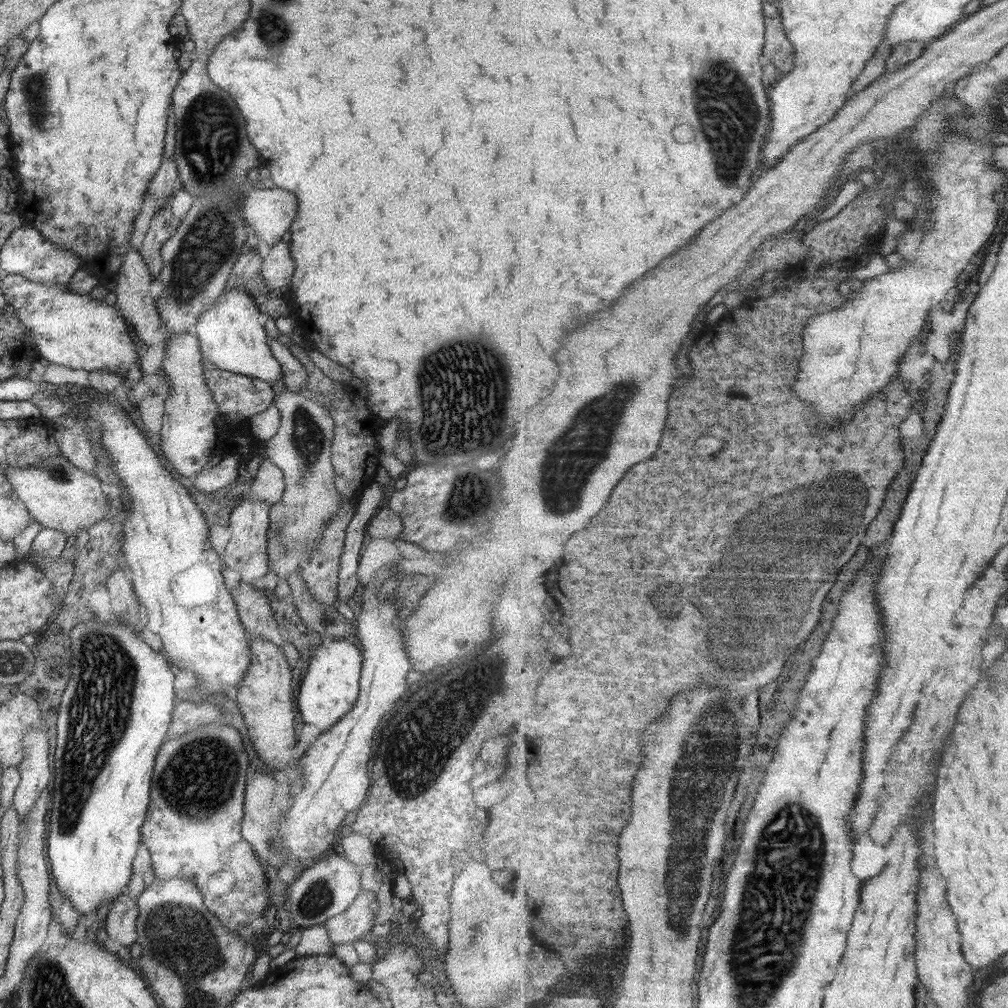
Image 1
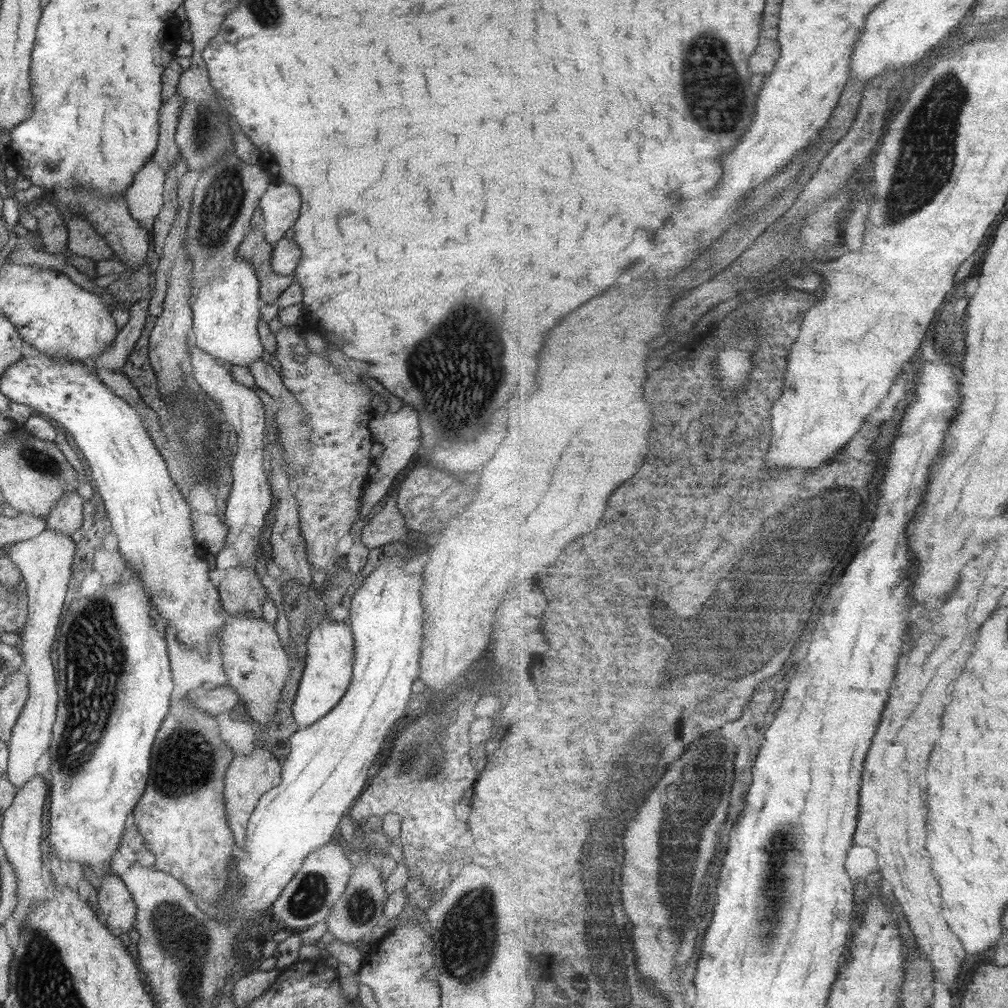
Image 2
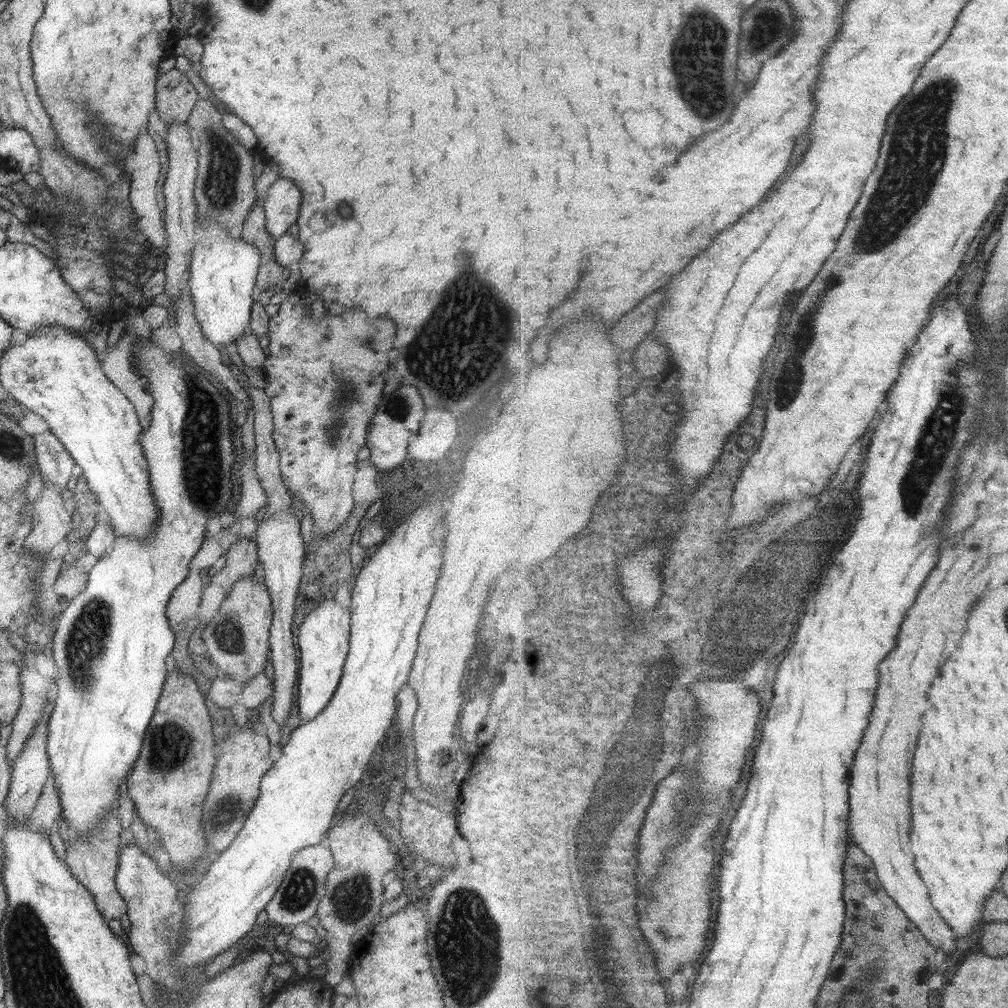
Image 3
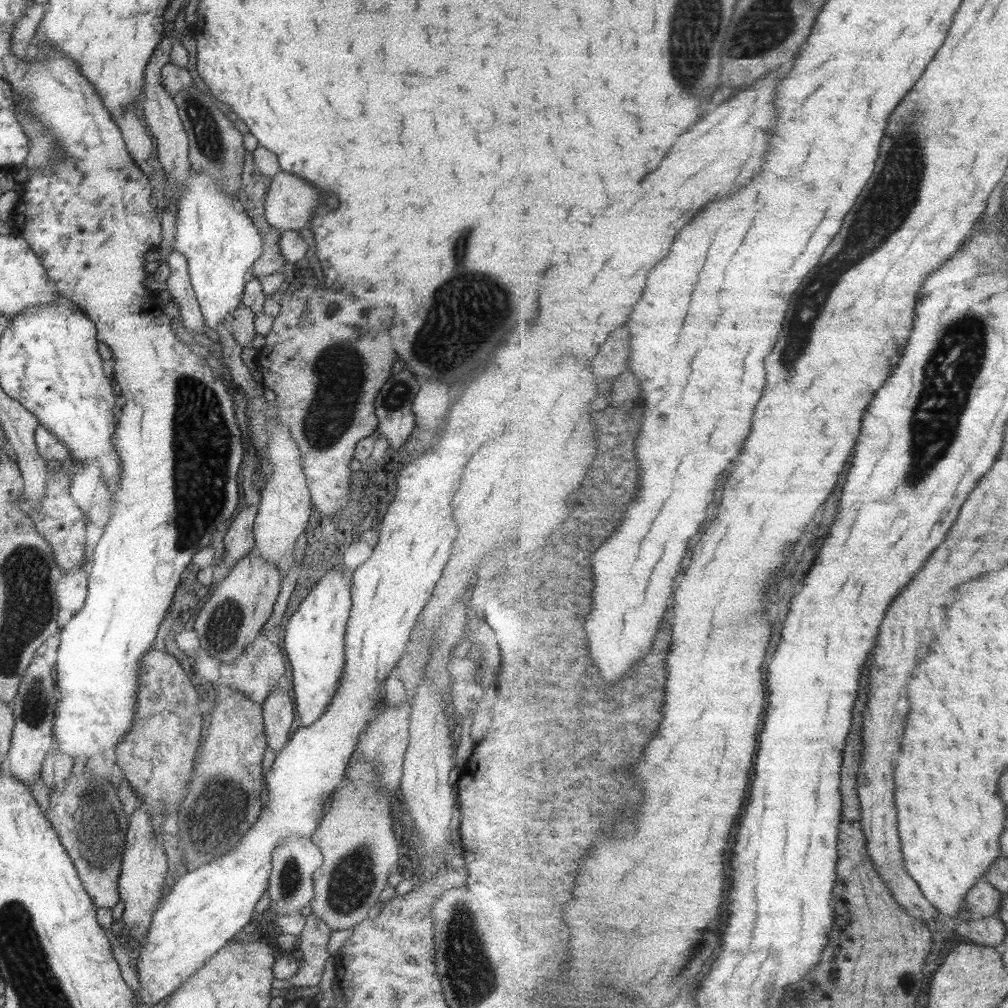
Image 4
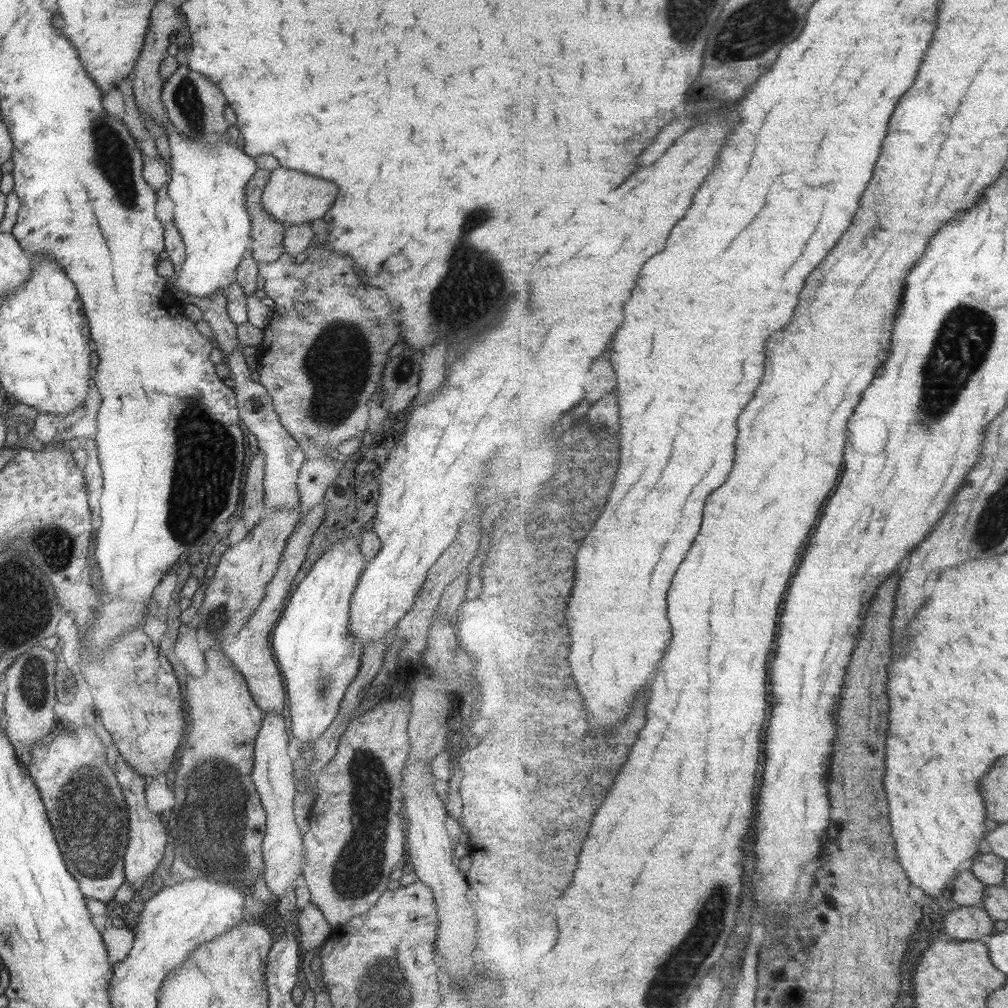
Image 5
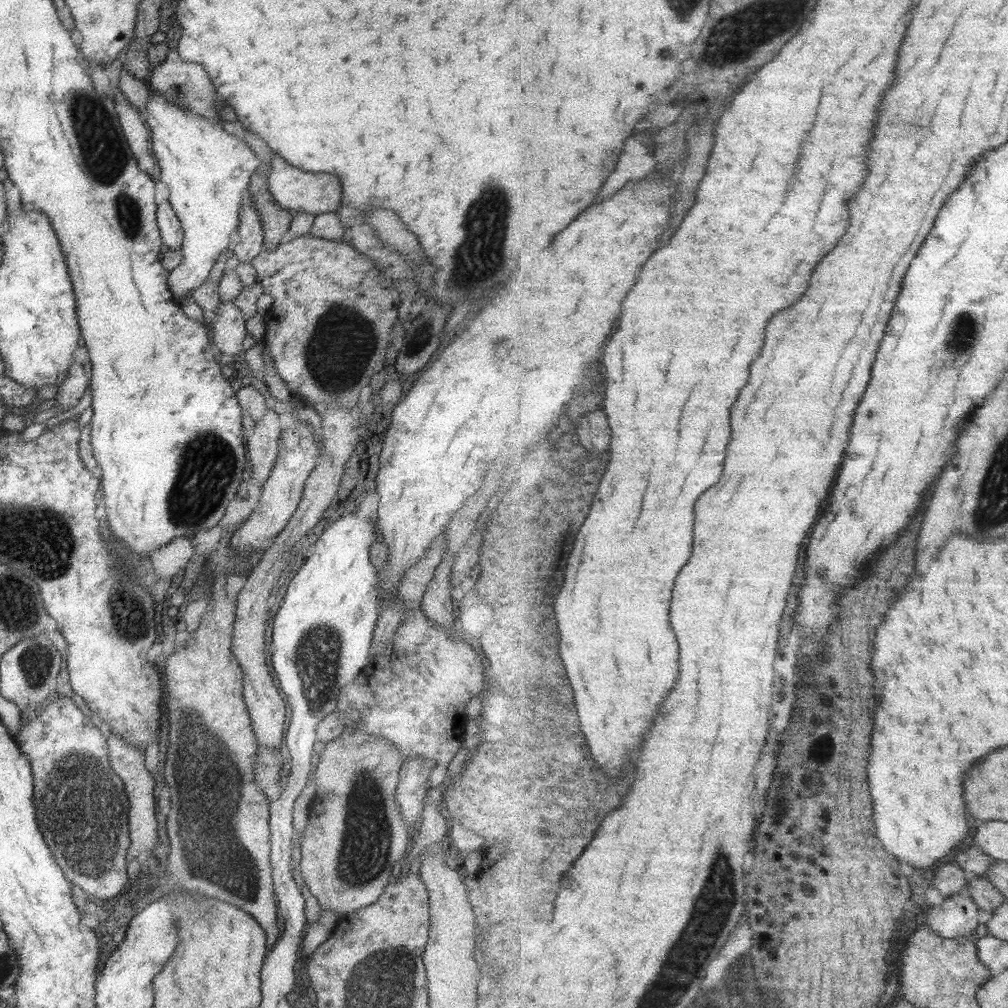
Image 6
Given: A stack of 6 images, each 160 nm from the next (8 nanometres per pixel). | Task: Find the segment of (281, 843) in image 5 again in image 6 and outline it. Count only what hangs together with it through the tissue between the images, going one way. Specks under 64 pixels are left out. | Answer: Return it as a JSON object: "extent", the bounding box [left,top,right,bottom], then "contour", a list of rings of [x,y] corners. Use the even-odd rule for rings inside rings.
{"extent":[254,747,284,804],"contour":[[[257,747],[254,752],[255,786],[260,790],[268,804],[269,799],[278,798],[282,787],[279,787],[279,774],[281,774],[281,765],[284,760],[278,753],[278,750],[271,750],[267,747]]]}

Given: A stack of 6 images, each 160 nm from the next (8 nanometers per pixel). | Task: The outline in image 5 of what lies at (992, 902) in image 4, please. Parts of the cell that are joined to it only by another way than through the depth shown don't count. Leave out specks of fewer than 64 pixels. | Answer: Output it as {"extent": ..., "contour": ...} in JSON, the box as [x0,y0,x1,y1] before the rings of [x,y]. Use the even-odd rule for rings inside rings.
{"extent":[951,867,986,907],"contour":[[[969,867],[963,868],[951,886],[952,900],[962,906],[984,907],[986,884]]]}

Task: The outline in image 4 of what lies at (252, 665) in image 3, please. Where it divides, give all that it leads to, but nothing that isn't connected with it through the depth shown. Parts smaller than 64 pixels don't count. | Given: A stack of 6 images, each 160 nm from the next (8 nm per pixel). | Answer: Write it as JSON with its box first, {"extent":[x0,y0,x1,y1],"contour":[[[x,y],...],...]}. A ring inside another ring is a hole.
{"extent":[193,548,280,663],"contour":[[[255,548],[238,560],[225,577],[219,579],[217,588],[195,618],[193,630],[200,648],[221,663],[235,662],[271,616],[280,591],[280,581],[279,571],[270,562],[265,562]]]}

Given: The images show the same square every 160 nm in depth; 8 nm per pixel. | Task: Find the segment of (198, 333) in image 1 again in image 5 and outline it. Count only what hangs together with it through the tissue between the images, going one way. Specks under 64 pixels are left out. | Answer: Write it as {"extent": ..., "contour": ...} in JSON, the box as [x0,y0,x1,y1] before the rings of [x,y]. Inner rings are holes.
{"extent":[163,122,256,298],"contour":[[[170,122],[163,125],[170,148],[170,161],[167,169],[170,175],[166,194],[173,202],[172,223],[184,244],[185,261],[181,270],[175,272],[172,284],[177,292],[195,295],[199,298],[210,296],[230,285],[230,274],[237,269],[239,261],[249,251],[251,232],[250,216],[244,207],[244,188],[251,175],[256,171],[255,161],[239,147],[239,130],[235,125],[227,128],[226,138],[215,144],[199,144],[190,138],[175,133]]]}

